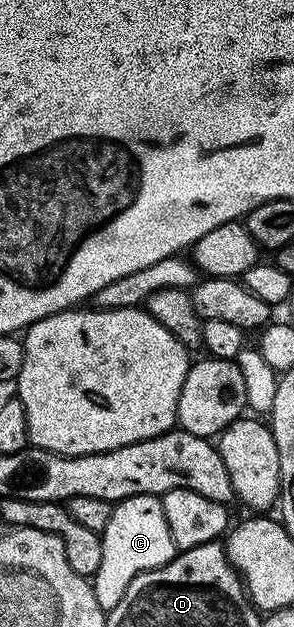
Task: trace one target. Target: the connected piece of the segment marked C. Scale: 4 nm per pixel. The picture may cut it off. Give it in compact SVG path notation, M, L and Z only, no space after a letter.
M135 495L119 500L113 506L110 521L100 535L100 544L102 561L91 584L98 605L105 609L118 605L122 593L126 593L126 585L130 585L130 581L134 581L138 573L158 569L178 553L177 545L170 537L170 529L166 525L164 504L155 495Z

